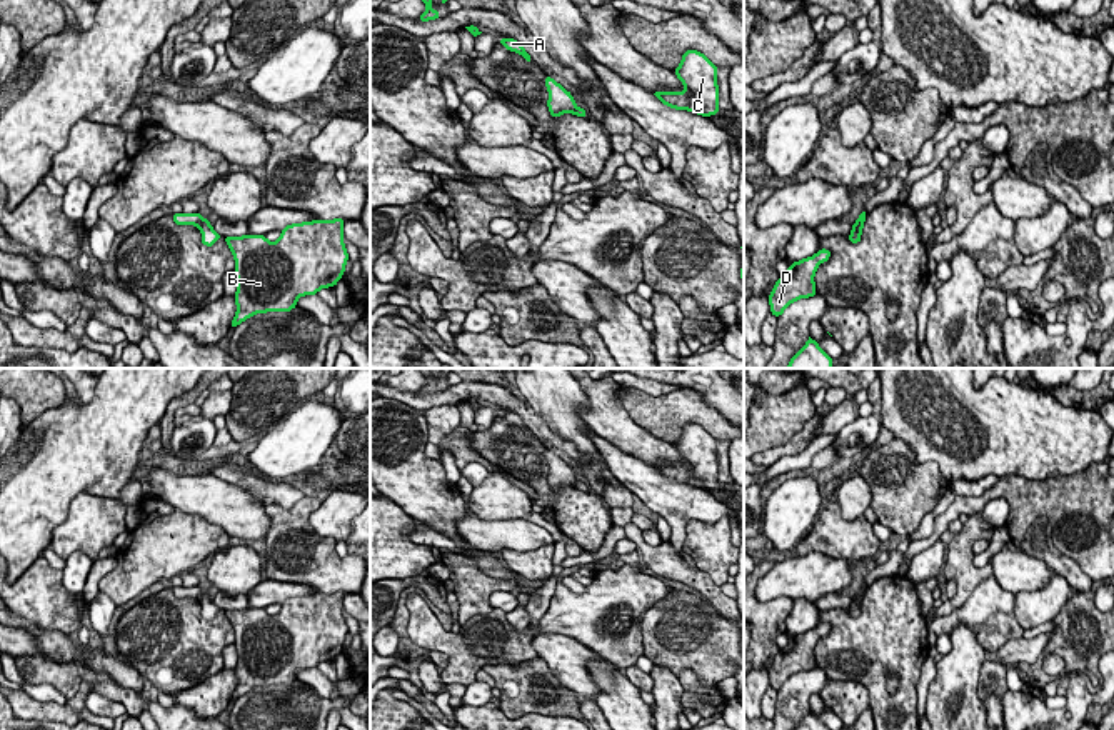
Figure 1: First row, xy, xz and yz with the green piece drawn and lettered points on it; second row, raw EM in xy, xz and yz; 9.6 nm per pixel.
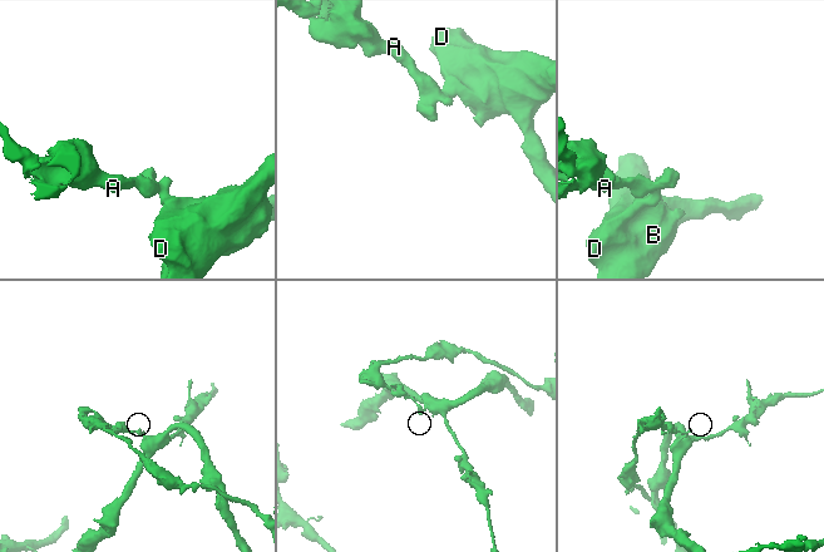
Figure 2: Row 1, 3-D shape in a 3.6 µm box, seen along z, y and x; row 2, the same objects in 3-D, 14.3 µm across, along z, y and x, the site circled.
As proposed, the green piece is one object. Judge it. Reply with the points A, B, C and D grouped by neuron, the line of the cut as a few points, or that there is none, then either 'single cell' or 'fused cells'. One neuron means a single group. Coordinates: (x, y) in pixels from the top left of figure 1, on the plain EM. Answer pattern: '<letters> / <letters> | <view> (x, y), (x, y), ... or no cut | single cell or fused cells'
A / B C D | xy (202, 592), (199, 599) | fused cells

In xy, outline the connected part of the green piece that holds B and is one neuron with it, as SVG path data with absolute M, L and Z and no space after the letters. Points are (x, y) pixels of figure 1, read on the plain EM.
M344 595L292 597L273 617L265 608L223 610L237 648L237 687L230 702L255 687L290 685L299 670L334 662L349 633Z

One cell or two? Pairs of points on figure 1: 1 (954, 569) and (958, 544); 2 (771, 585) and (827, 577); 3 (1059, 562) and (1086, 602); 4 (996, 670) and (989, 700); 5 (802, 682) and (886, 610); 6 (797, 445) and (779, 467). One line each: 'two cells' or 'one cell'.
1: one cell
2: one cell
3: two cells
4: one cell
5: two cells
6: two cells

